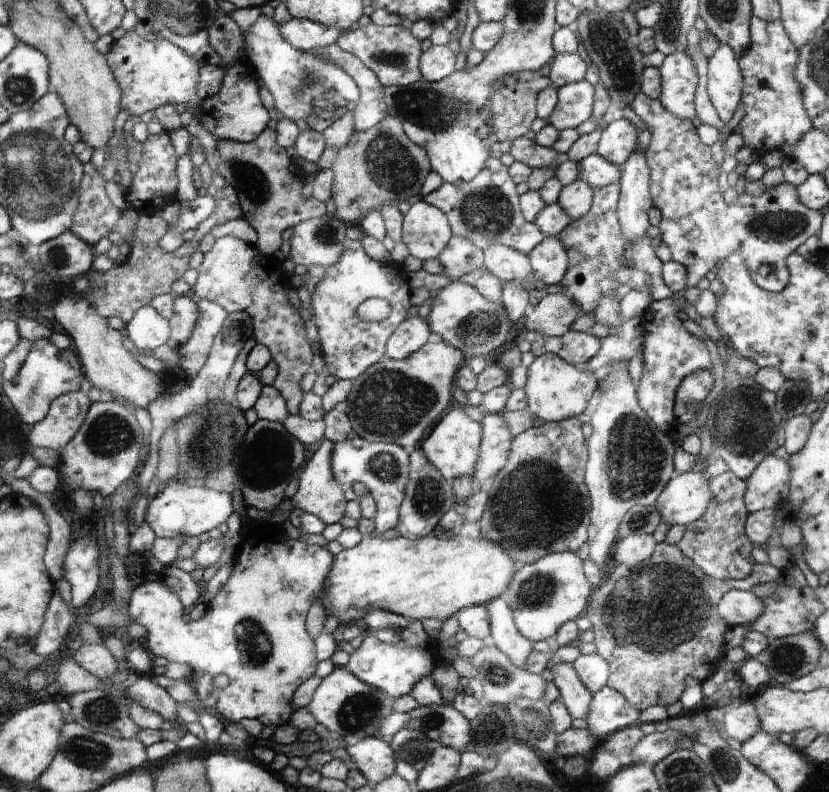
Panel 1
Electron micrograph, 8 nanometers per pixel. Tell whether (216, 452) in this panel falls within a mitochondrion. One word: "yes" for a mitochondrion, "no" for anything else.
yes

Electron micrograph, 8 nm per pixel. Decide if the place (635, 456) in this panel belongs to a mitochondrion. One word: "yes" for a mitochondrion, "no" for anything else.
yes

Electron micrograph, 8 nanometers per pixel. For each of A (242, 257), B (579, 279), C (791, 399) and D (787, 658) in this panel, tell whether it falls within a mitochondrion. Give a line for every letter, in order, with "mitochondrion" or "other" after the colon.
A: other
B: other
C: mitochondrion
D: mitochondrion

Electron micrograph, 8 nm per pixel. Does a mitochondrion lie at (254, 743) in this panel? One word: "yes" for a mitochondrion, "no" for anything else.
no

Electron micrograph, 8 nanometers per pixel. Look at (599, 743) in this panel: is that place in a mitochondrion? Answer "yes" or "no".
no

